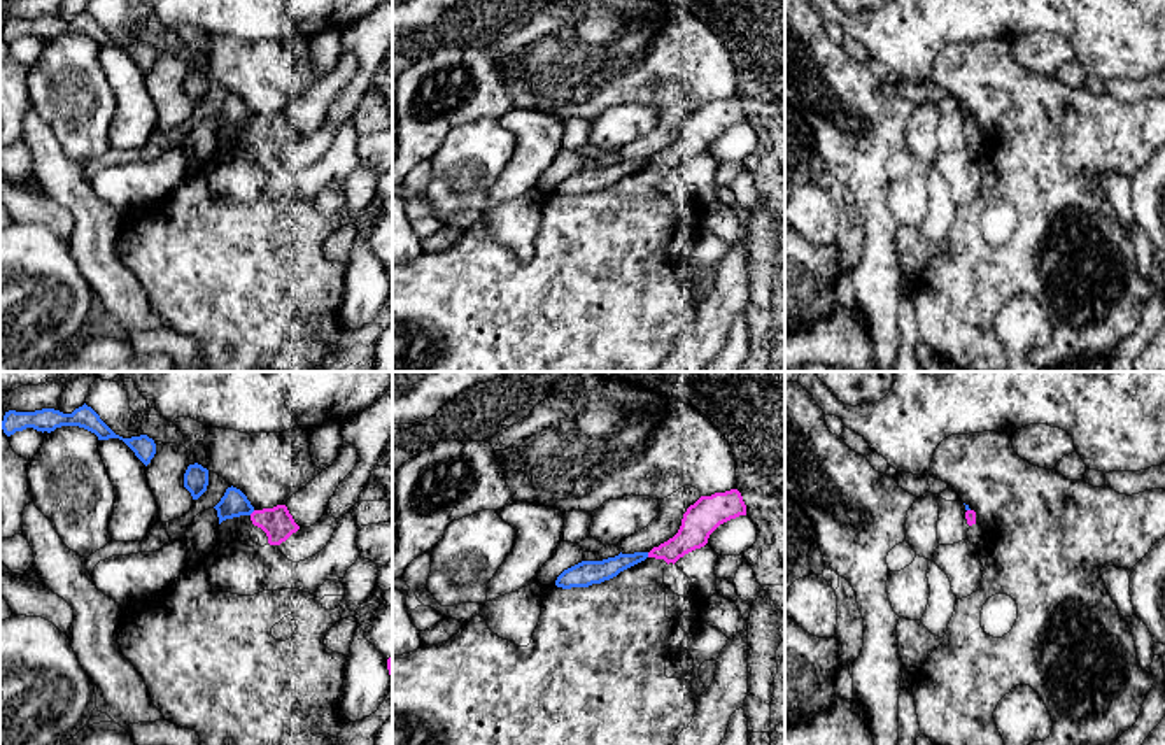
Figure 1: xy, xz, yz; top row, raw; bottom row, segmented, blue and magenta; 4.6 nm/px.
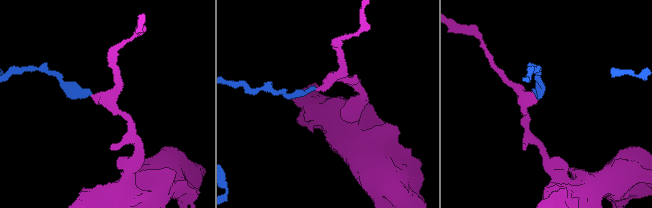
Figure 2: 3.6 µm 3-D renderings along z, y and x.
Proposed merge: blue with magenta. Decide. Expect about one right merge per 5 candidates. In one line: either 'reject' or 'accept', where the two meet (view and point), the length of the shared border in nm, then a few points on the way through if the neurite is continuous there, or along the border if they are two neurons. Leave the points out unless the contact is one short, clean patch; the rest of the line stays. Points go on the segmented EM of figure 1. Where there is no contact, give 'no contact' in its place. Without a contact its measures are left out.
reject; contact xy (251, 512); length 40 nm; border xy (254, 510), (249, 514)

